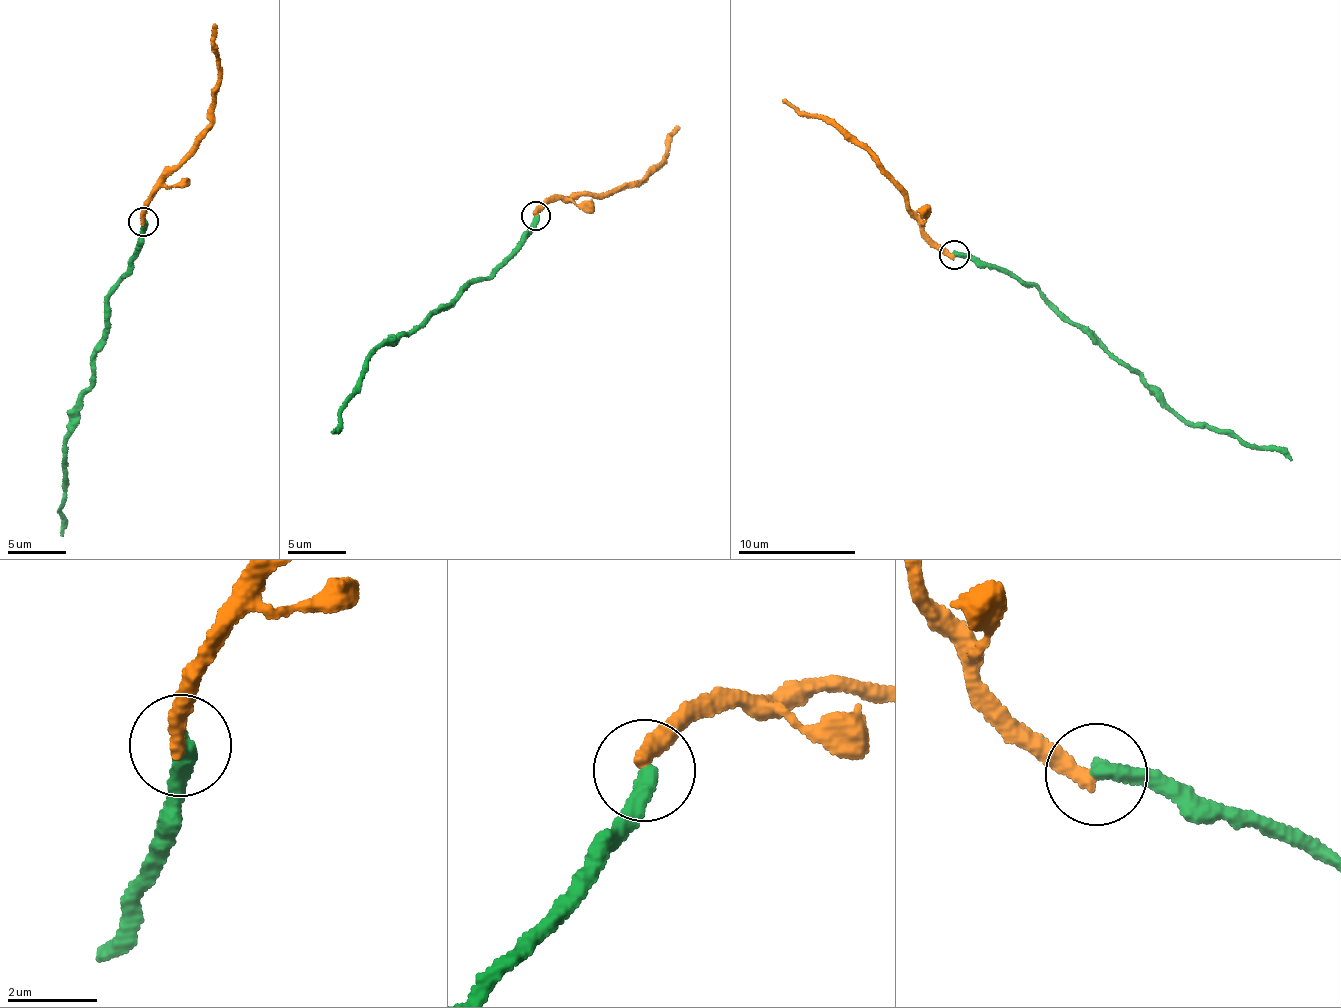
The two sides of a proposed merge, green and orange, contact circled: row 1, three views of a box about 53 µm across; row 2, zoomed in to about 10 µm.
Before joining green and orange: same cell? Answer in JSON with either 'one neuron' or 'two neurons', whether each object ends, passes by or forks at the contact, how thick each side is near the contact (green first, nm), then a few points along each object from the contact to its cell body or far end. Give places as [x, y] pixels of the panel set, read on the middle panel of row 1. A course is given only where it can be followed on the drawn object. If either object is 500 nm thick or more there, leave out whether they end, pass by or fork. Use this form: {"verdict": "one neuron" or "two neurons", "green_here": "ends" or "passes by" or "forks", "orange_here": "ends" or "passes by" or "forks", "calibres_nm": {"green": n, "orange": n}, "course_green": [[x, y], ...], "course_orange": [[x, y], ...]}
{"verdict": "one neuron", "green_here": "ends", "orange_here": "ends", "calibres_nm": {"green": 400, "orange": 360}, "course_green": [[535, 215], [535, 231], [521, 249], [423, 324], [371, 355], [359, 393], [344, 405], [340, 428], [332, 434]], "course_orange": [[535, 215], [553, 201], [580, 193], [604, 197], [636, 181], [660, 162], [667, 137], [677, 128]]}

